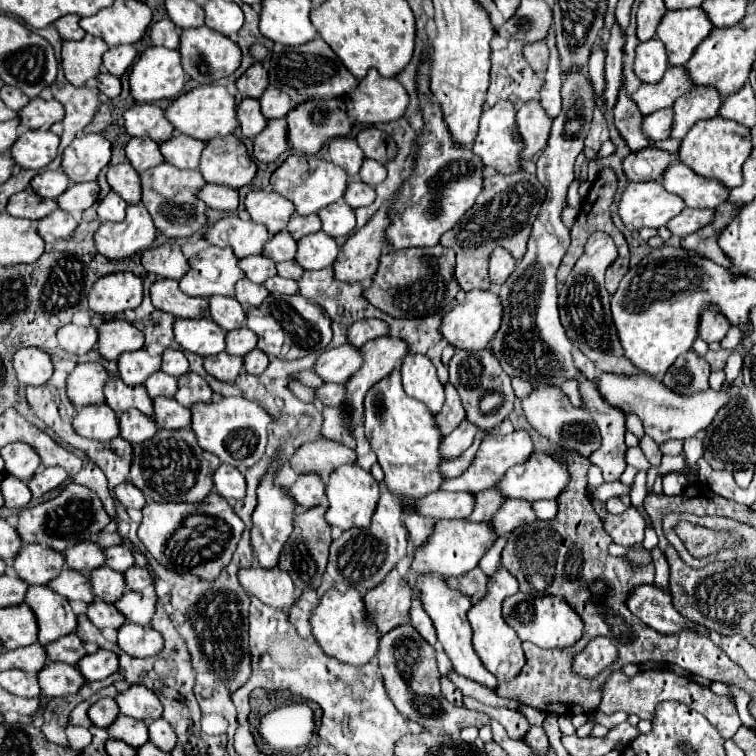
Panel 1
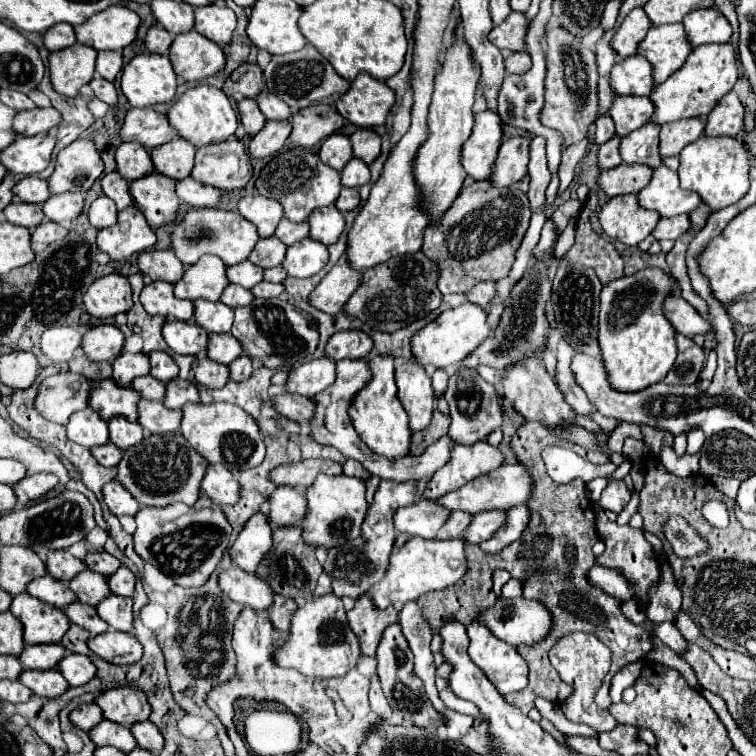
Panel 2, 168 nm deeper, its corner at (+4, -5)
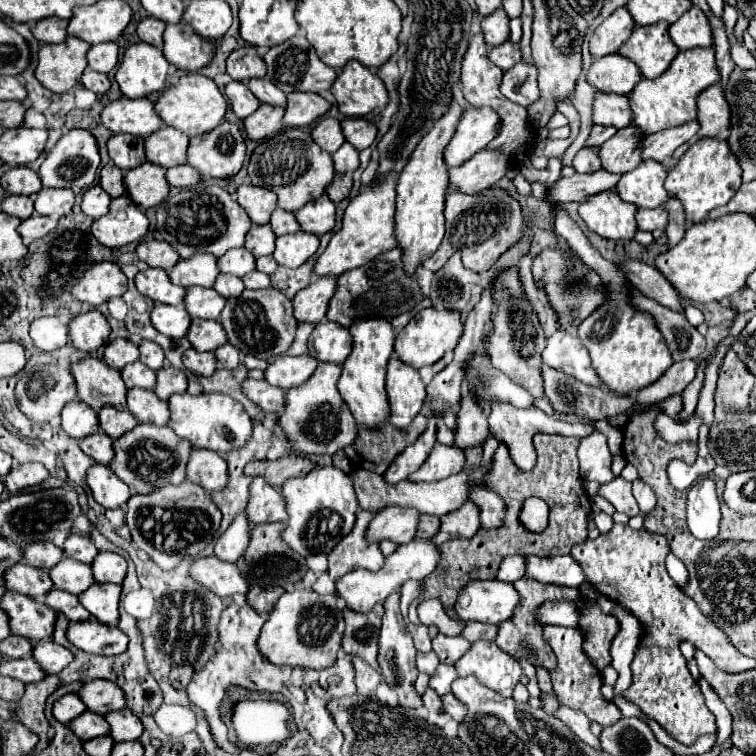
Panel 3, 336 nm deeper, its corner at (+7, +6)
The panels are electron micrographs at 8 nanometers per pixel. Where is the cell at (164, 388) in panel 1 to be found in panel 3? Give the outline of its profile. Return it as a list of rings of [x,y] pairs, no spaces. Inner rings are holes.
[[[132,362],[122,370],[122,378],[128,388],[146,388],[152,390],[156,384],[156,372],[144,366],[142,362]]]

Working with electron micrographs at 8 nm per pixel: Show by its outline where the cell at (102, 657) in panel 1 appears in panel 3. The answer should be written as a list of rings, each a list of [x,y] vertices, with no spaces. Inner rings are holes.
[[[40,640],[32,648],[32,658],[38,662],[44,674],[58,674],[64,666],[70,664],[72,654],[68,652],[68,648],[58,646],[52,640]]]

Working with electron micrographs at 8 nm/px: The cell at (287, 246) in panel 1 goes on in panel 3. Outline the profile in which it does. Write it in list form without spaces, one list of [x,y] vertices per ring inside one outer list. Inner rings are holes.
[[[268,224],[266,226],[252,226],[246,234],[246,248],[256,256],[270,256],[274,252],[274,232],[270,232]]]

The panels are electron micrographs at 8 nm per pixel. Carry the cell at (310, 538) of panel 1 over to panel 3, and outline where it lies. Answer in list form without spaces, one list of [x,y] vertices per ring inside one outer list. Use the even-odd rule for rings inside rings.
[[[260,524],[250,528],[250,544],[242,558],[238,560],[238,570],[246,578],[250,586],[286,586],[296,584],[306,574],[306,558],[298,552],[292,552],[284,540],[280,540],[280,532],[284,530],[284,524]]]

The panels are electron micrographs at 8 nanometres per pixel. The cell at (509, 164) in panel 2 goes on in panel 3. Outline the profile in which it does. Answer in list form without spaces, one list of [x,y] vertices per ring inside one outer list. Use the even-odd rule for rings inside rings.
[[[480,150],[472,160],[462,166],[448,168],[450,188],[462,194],[478,194],[490,186],[494,186],[508,170],[508,160],[504,156],[496,156],[496,152]]]

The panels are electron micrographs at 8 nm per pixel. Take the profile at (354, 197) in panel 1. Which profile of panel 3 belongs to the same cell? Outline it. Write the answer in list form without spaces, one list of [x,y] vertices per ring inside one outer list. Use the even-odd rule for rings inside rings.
[[[336,174],[326,188],[326,194],[332,202],[338,204],[338,202],[342,202],[344,198],[350,196],[350,190],[352,190],[352,178],[344,176],[344,174]]]

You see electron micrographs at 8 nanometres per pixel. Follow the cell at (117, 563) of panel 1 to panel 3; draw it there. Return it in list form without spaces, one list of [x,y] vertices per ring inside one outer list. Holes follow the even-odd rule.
[[[70,534],[62,546],[64,556],[70,556],[78,562],[86,562],[90,564],[96,556],[96,546],[92,544],[92,540],[88,536],[80,536],[80,534]]]

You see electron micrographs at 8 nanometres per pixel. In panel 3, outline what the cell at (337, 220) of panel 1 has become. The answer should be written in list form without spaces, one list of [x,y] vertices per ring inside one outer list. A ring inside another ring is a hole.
[[[320,196],[314,202],[308,202],[304,208],[300,208],[296,212],[296,220],[300,224],[302,232],[312,232],[316,236],[326,234],[334,228],[334,212],[336,206],[332,200],[328,200],[328,196]]]

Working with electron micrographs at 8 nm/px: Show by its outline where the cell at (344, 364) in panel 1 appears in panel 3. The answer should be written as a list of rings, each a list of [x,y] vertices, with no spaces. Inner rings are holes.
[[[304,354],[304,356],[278,356],[266,368],[264,378],[272,386],[278,386],[282,390],[290,390],[290,388],[304,384],[304,380],[308,380],[308,376],[312,376],[314,370],[316,370],[316,360],[312,360],[312,356],[308,356],[308,354]]]

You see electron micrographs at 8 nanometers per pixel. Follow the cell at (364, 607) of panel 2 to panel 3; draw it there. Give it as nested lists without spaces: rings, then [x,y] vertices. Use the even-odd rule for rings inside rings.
[[[352,610],[342,612],[346,630],[342,638],[342,648],[350,656],[366,660],[372,668],[378,668],[378,636],[380,636],[380,616],[372,610],[368,614],[358,614]]]

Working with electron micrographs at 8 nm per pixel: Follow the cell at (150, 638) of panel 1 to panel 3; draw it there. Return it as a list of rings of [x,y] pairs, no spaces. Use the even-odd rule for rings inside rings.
[[[98,620],[70,622],[66,628],[66,638],[76,648],[102,656],[116,656],[128,646],[128,636],[122,630],[116,626],[100,624]]]

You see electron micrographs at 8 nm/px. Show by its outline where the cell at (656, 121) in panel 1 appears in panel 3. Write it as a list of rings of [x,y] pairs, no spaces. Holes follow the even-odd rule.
[[[626,126],[622,130],[616,130],[612,138],[608,138],[600,146],[600,162],[606,172],[612,174],[626,174],[634,170],[640,160],[640,140],[644,136],[636,136],[636,128]]]

